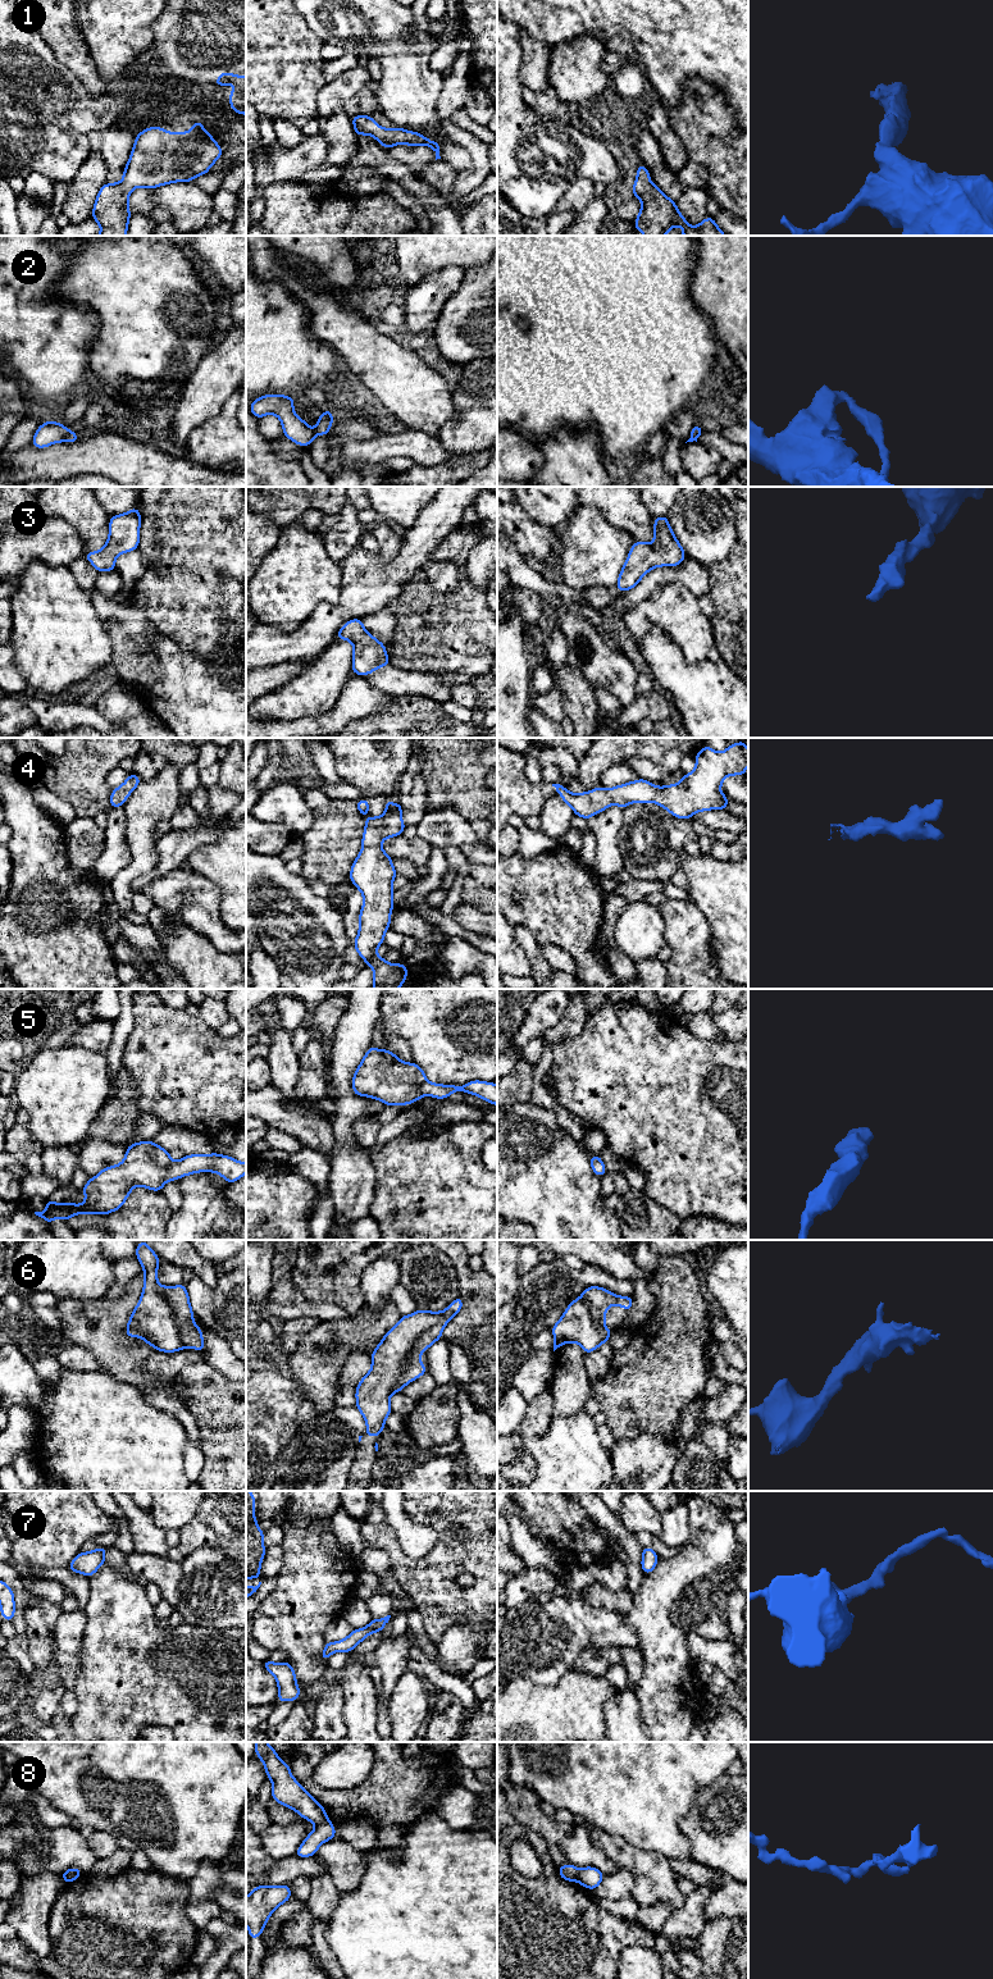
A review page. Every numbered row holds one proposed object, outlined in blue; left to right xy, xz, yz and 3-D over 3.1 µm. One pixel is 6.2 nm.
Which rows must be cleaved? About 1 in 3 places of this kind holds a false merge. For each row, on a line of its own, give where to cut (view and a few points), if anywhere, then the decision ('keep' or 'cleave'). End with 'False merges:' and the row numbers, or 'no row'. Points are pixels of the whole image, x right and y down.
1: cut none; keep
2: cut xy (69, 431), (63, 439); cleave
3: cut none; keep
4: cut none; keep
5: cut none; keep
6: cut xz (443, 1312), (417, 1339), (410, 1359), (400, 1373), (392, 1391); cleave
7: cut none; keep
8: cut yz (579, 1869), (577, 1881); cleave
False merges: 2, 6, 8

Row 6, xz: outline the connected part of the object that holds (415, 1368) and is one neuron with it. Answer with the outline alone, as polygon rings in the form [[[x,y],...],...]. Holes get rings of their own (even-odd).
[[[463,1298],[455,1299],[442,1313],[439,1321],[425,1330],[415,1341],[414,1349],[410,1354],[410,1360],[401,1373],[393,1392],[401,1392],[401,1390],[411,1381],[423,1376],[428,1369],[420,1362],[422,1351],[429,1349],[437,1340],[442,1337],[443,1327],[461,1310]]]

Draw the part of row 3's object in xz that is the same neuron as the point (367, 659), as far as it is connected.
[[[361,619],[345,623],[337,633],[337,639],[354,644],[352,674],[365,676],[390,664],[384,644],[363,626]]]

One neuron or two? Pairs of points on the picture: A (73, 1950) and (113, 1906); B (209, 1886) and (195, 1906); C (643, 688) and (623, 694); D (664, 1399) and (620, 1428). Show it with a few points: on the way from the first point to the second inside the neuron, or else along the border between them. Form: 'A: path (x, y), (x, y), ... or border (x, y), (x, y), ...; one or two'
A: path (83, 1939), (106, 1916); one
B: path (204, 1891), (200, 1895), (200, 1901); one
C: border (640, 674), (637, 696); two
D: path (654, 1399), (650, 1399), (631, 1418); one

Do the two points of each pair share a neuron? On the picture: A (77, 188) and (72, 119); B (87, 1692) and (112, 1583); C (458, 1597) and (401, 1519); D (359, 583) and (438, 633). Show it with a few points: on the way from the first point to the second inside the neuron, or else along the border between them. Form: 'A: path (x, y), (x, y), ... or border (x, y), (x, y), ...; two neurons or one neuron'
A: border (91, 153), (68, 185); two neurons
B: path (113, 1665), (113, 1610); one neuron
C: border (440, 1532), (418, 1559), (399, 1542); two neurons
D: border (411, 580), (387, 606); two neurons

